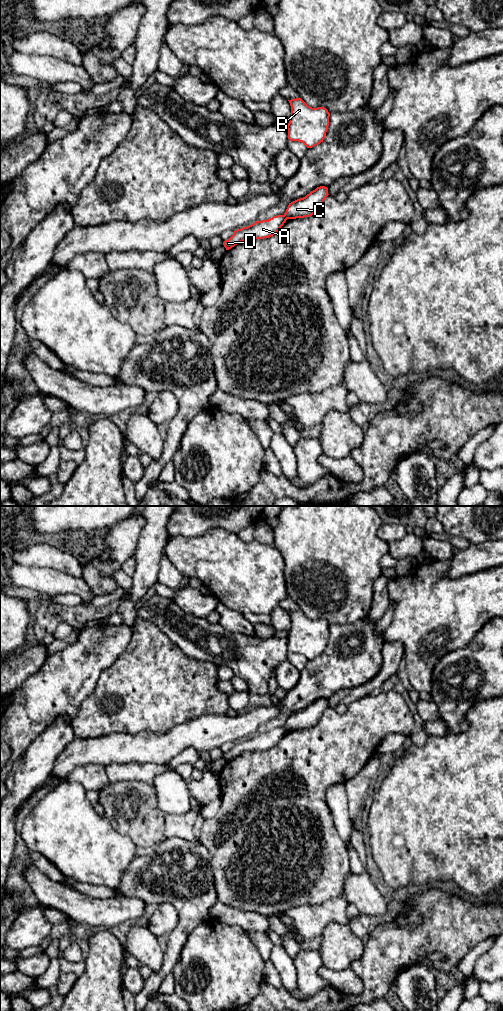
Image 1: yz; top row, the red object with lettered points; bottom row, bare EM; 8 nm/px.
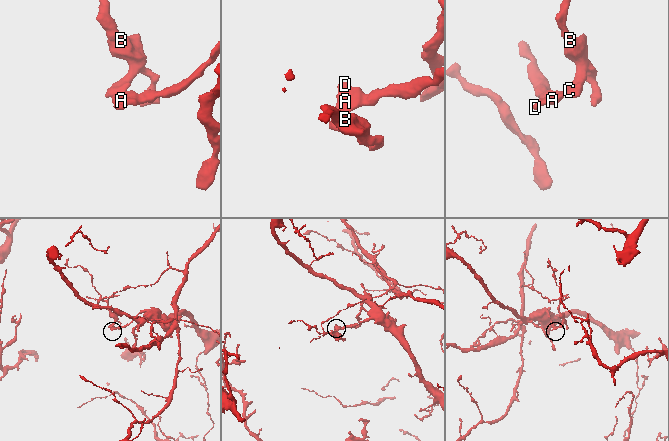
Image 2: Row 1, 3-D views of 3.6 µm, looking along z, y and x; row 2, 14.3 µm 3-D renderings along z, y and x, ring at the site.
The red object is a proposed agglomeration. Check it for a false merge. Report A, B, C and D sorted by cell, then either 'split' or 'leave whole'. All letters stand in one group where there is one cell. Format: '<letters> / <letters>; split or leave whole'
A D / B C; split

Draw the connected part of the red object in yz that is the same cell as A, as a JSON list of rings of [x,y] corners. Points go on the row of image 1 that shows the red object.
[[[277,215],[268,220],[256,221],[247,227],[235,230],[234,234],[223,242],[223,245],[226,250],[229,250],[244,240],[269,238],[279,231],[286,220],[284,215]]]

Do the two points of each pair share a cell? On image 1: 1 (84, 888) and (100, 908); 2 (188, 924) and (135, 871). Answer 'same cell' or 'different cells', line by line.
1: different cells
2: same cell

